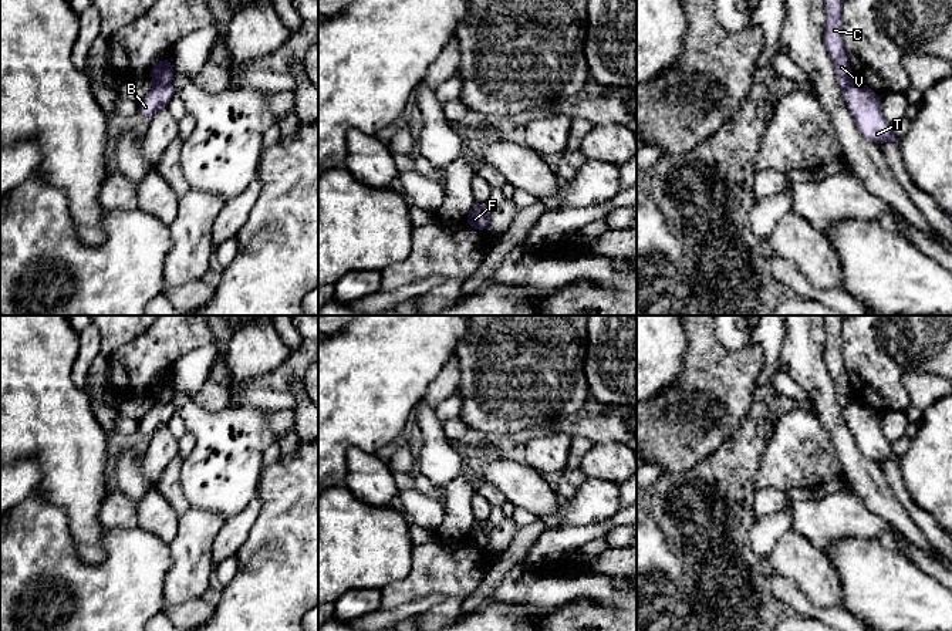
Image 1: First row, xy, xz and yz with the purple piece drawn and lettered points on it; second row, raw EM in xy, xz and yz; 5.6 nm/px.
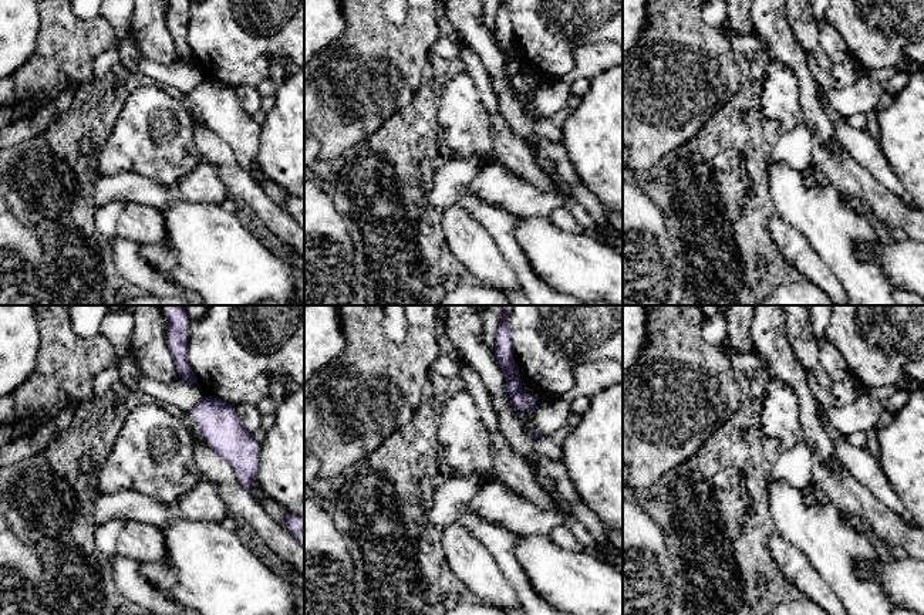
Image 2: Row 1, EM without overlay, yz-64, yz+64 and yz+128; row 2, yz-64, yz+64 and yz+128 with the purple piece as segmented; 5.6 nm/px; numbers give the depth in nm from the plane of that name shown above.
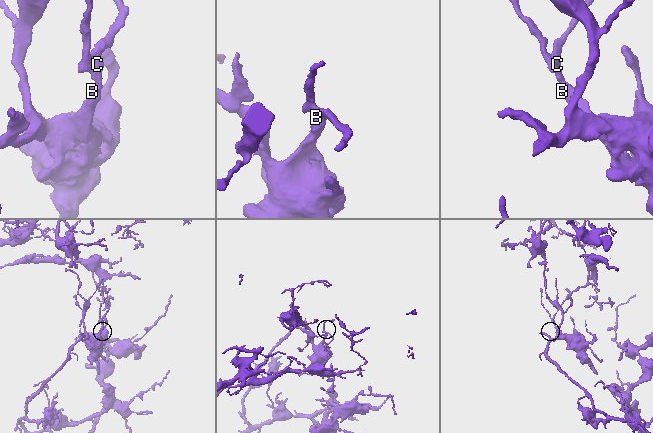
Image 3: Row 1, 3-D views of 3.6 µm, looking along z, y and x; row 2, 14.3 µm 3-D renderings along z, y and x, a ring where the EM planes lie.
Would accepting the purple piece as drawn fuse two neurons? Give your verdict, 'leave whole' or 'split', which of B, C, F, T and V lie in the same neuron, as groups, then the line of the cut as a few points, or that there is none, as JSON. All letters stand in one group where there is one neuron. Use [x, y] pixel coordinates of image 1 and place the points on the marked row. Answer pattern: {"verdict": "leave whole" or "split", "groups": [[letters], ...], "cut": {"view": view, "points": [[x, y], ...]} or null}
{"verdict": "split", "groups": [["B", "F", "T"], ["C", "V"]], "cut": {"view": "xy", "points": [[155, 84], [171, 85]]}}

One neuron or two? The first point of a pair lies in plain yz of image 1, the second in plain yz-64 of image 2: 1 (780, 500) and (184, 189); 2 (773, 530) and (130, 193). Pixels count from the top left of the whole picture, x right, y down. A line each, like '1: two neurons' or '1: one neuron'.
1: one neuron
2: two neurons

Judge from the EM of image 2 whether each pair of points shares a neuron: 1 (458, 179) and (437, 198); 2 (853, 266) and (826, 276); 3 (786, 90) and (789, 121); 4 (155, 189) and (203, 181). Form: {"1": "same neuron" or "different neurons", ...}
{"1": "same neuron", "2": "different neurons", "3": "same neuron", "4": "same neuron"}

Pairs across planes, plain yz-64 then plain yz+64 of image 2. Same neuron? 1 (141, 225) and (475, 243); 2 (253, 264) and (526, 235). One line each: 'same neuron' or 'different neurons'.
1: same neuron
2: same neuron

